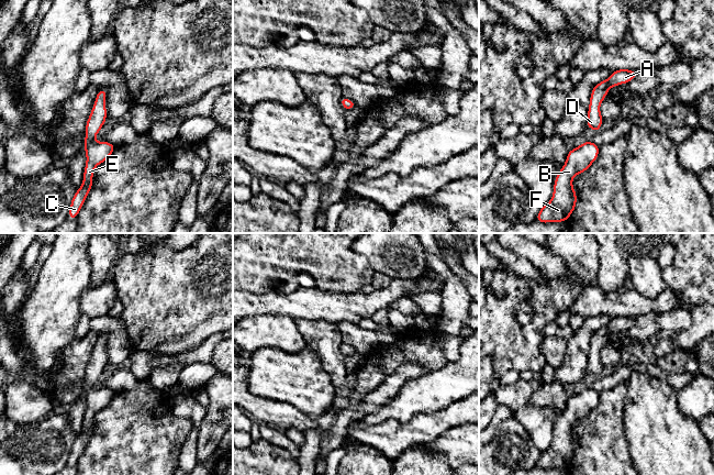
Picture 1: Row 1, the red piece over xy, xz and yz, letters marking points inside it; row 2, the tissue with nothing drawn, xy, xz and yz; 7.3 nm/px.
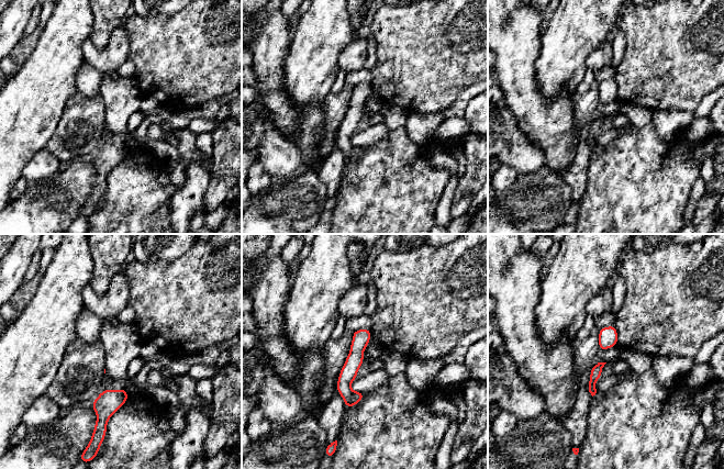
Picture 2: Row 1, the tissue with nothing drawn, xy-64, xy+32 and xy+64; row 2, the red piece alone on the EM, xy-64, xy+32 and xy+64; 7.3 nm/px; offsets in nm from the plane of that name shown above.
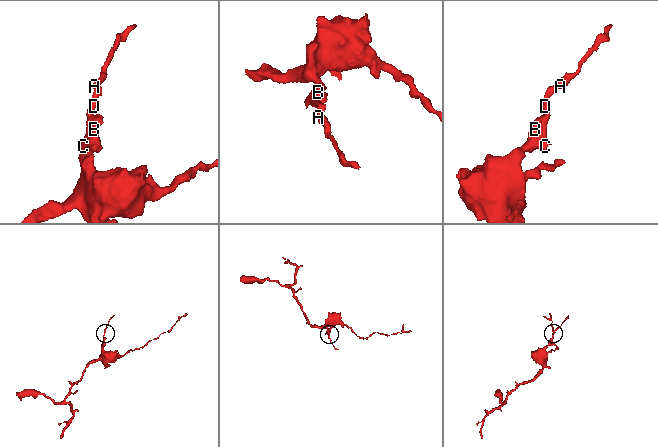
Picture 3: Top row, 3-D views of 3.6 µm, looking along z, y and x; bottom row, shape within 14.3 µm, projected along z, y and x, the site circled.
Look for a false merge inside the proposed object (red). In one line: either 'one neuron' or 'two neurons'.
one neuron

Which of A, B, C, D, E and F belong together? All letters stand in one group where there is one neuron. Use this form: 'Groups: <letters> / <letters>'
Groups: A B C D E F

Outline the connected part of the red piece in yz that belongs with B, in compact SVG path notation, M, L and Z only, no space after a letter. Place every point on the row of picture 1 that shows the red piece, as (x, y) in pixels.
M585 141L568 152L564 167L557 174L550 201L540 208L536 222L566 222L577 205L572 178L584 173L598 158L600 146Z

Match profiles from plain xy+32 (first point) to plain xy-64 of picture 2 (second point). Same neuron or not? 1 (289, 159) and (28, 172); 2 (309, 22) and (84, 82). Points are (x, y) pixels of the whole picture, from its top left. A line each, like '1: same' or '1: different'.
1: same
2: different

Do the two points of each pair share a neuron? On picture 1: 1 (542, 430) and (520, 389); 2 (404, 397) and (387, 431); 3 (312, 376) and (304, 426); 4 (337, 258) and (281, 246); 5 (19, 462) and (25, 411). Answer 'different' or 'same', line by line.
1: same
2: different
3: different
4: same
5: different

